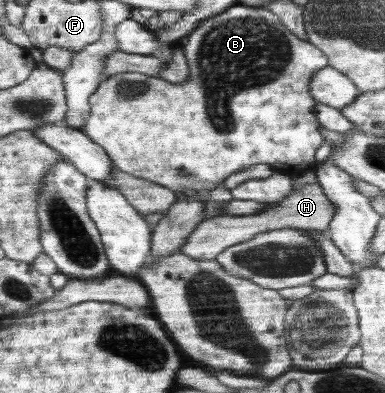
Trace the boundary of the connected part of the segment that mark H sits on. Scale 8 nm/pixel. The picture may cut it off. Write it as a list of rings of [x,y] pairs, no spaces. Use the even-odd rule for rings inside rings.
[[[315,181],[314,184],[292,184],[292,192],[277,203],[271,203],[267,209],[258,214],[249,215],[213,215],[209,220],[203,220],[185,239],[181,245],[181,254],[191,256],[195,260],[213,260],[225,248],[234,244],[241,244],[241,241],[251,240],[256,235],[268,231],[277,231],[281,228],[297,228],[302,231],[312,230],[313,232],[327,232],[328,225],[334,220],[336,211],[335,204],[324,194],[324,189]]]

